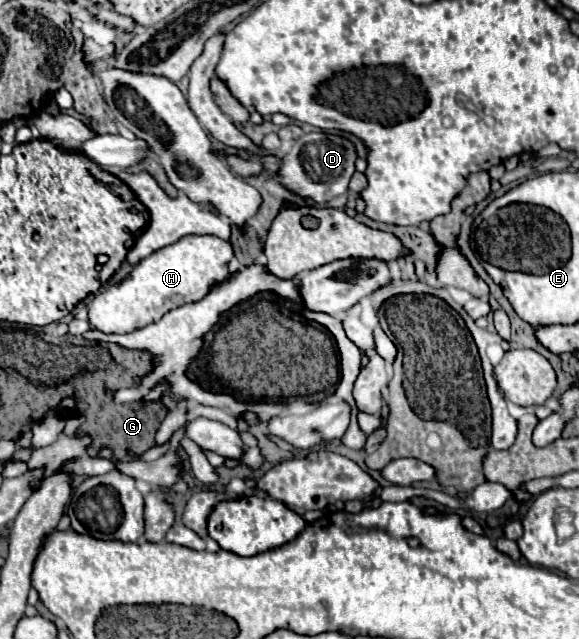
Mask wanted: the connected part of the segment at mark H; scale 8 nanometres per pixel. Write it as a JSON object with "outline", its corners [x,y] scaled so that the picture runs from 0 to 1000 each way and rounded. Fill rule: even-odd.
{"outline":[[[318,369],[307,379],[283,385],[242,407],[231,423],[187,454],[162,463],[152,482],[152,501],[162,516],[173,520],[235,520],[256,507],[273,504],[290,485],[307,482],[325,473],[349,469],[370,448],[387,441],[394,426],[394,410],[401,407],[397,379],[373,369]]]}

